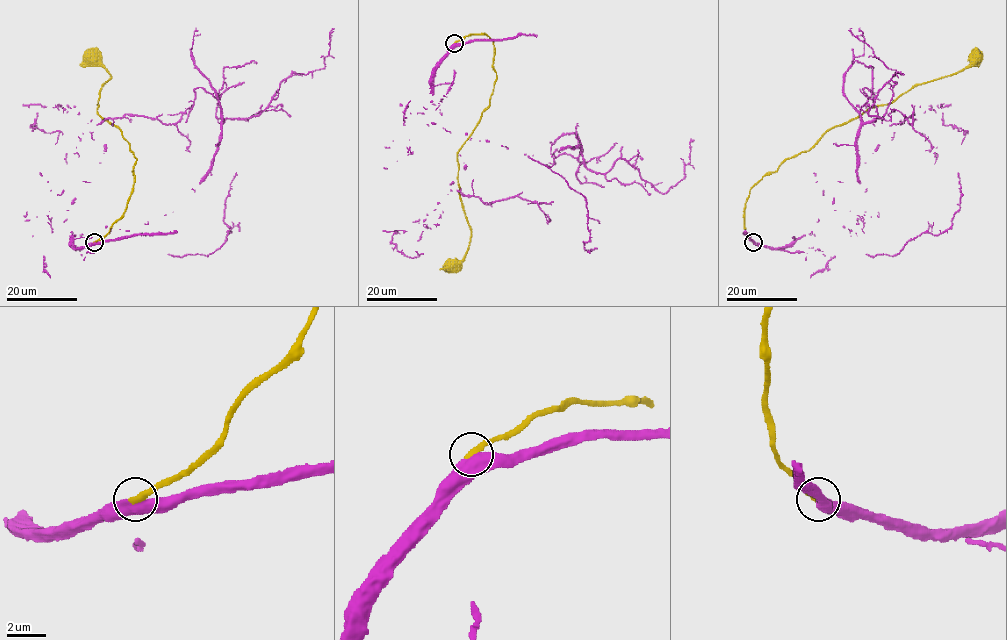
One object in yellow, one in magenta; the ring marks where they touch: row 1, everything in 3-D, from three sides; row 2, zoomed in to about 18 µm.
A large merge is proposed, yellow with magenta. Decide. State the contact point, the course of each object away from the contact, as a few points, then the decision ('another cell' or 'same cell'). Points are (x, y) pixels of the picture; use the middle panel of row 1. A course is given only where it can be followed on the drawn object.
(454, 43) | yellow via (454, 43), (488, 36), (496, 77), (490, 105), (456, 156), (470, 241), (462, 263), (452, 265) | magenta via (454, 43), (432, 104), (470, 138), (578, 147), (583, 162), (547, 204), (451, 190), (392, 236), (415, 251) | same cell

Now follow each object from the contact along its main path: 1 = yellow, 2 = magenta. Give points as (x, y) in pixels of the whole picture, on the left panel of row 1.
1: (94, 242), (124, 213), (133, 185), (136, 159), (121, 131), (96, 111), (99, 91), (110, 76), (92, 56)
2: (94, 242), (72, 234), (142, 233), (195, 191), (218, 105), (166, 124), (41, 106), (32, 126), (55, 144)

